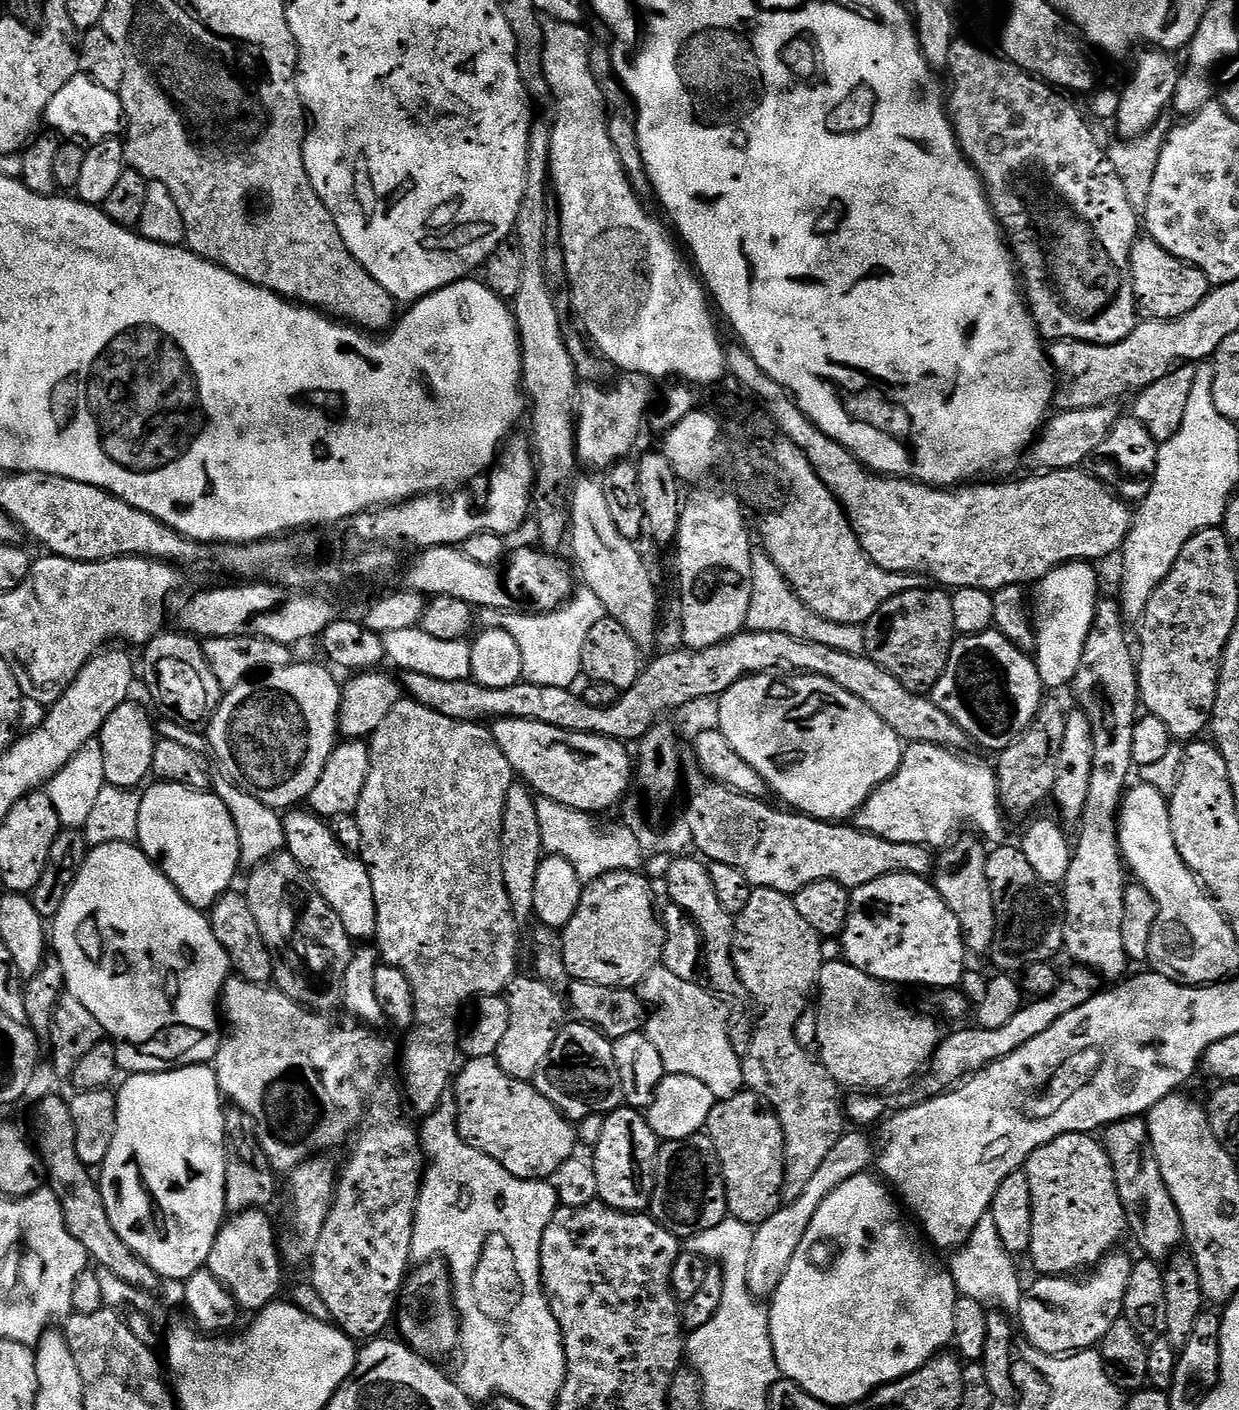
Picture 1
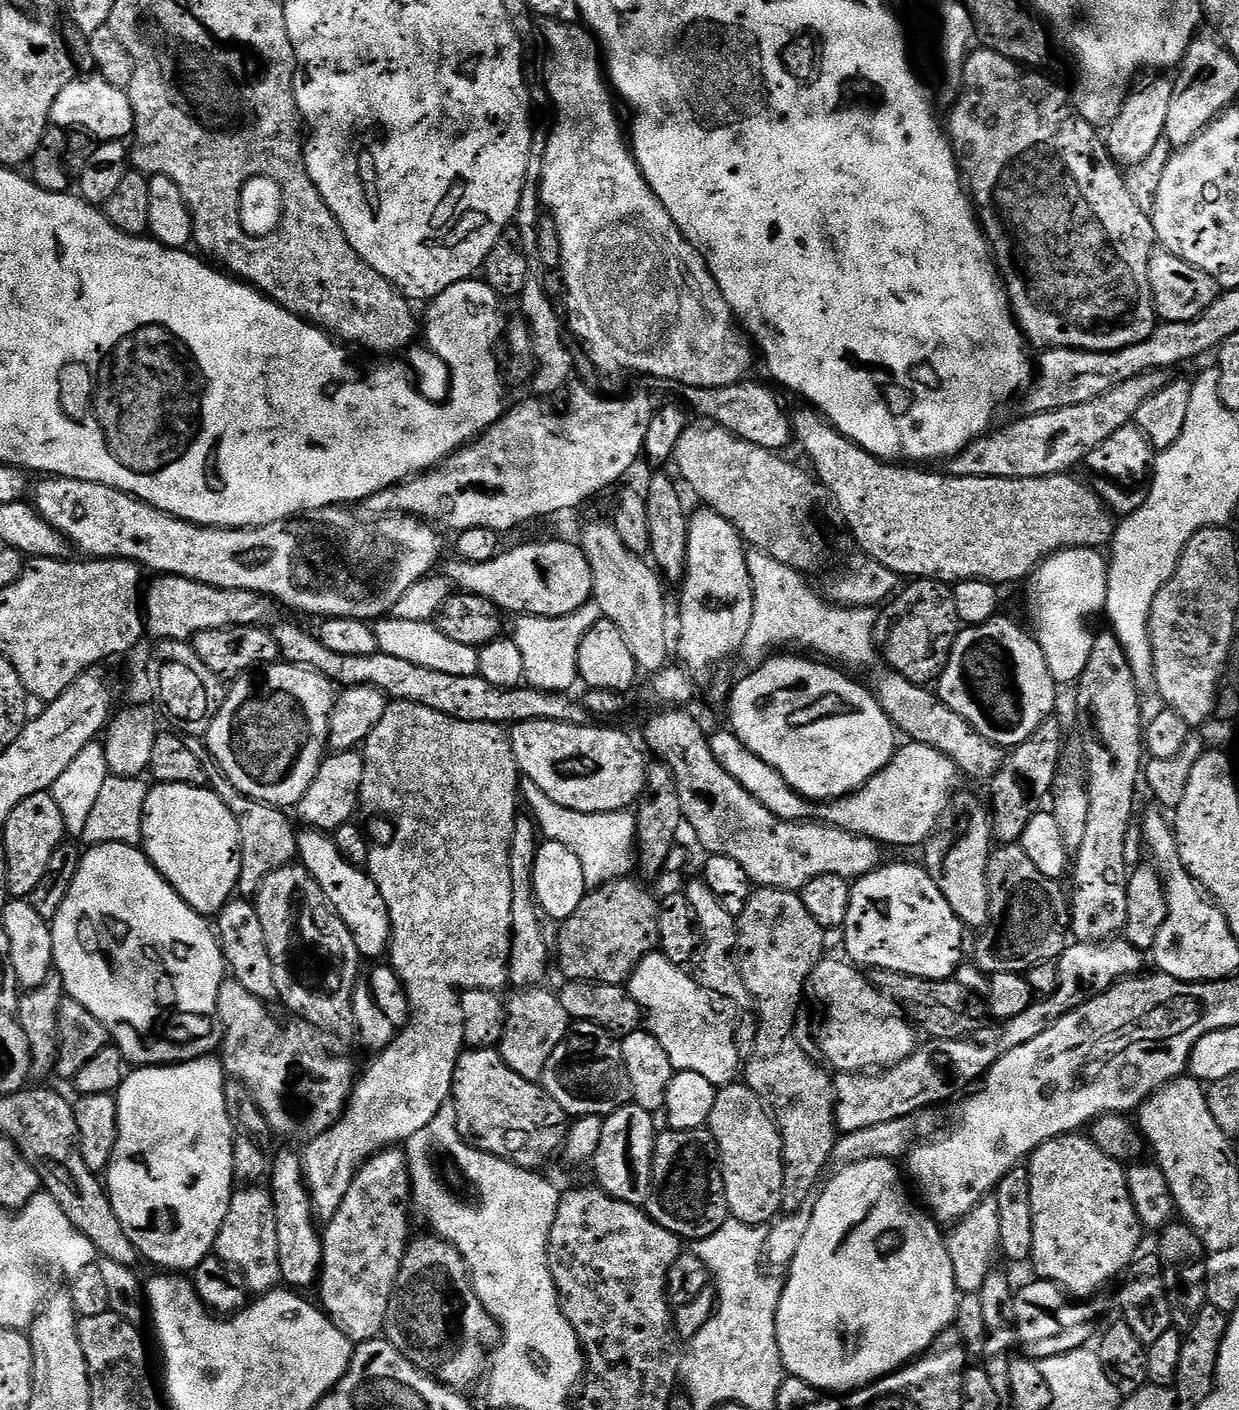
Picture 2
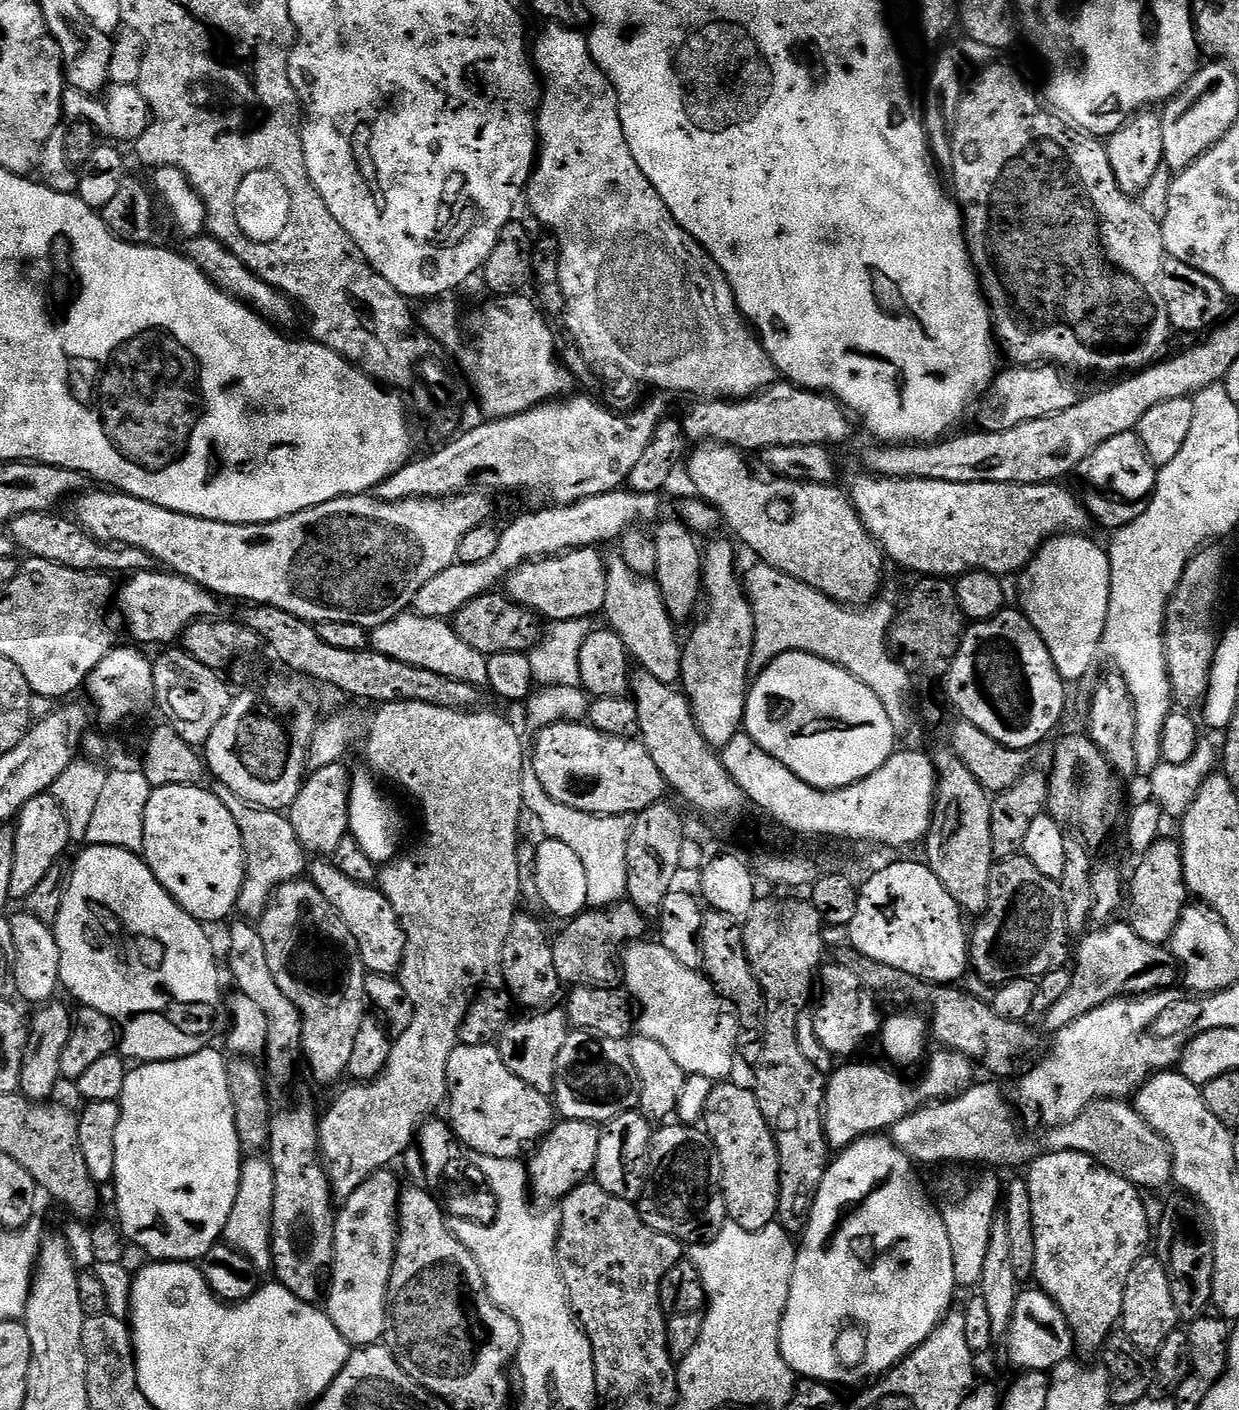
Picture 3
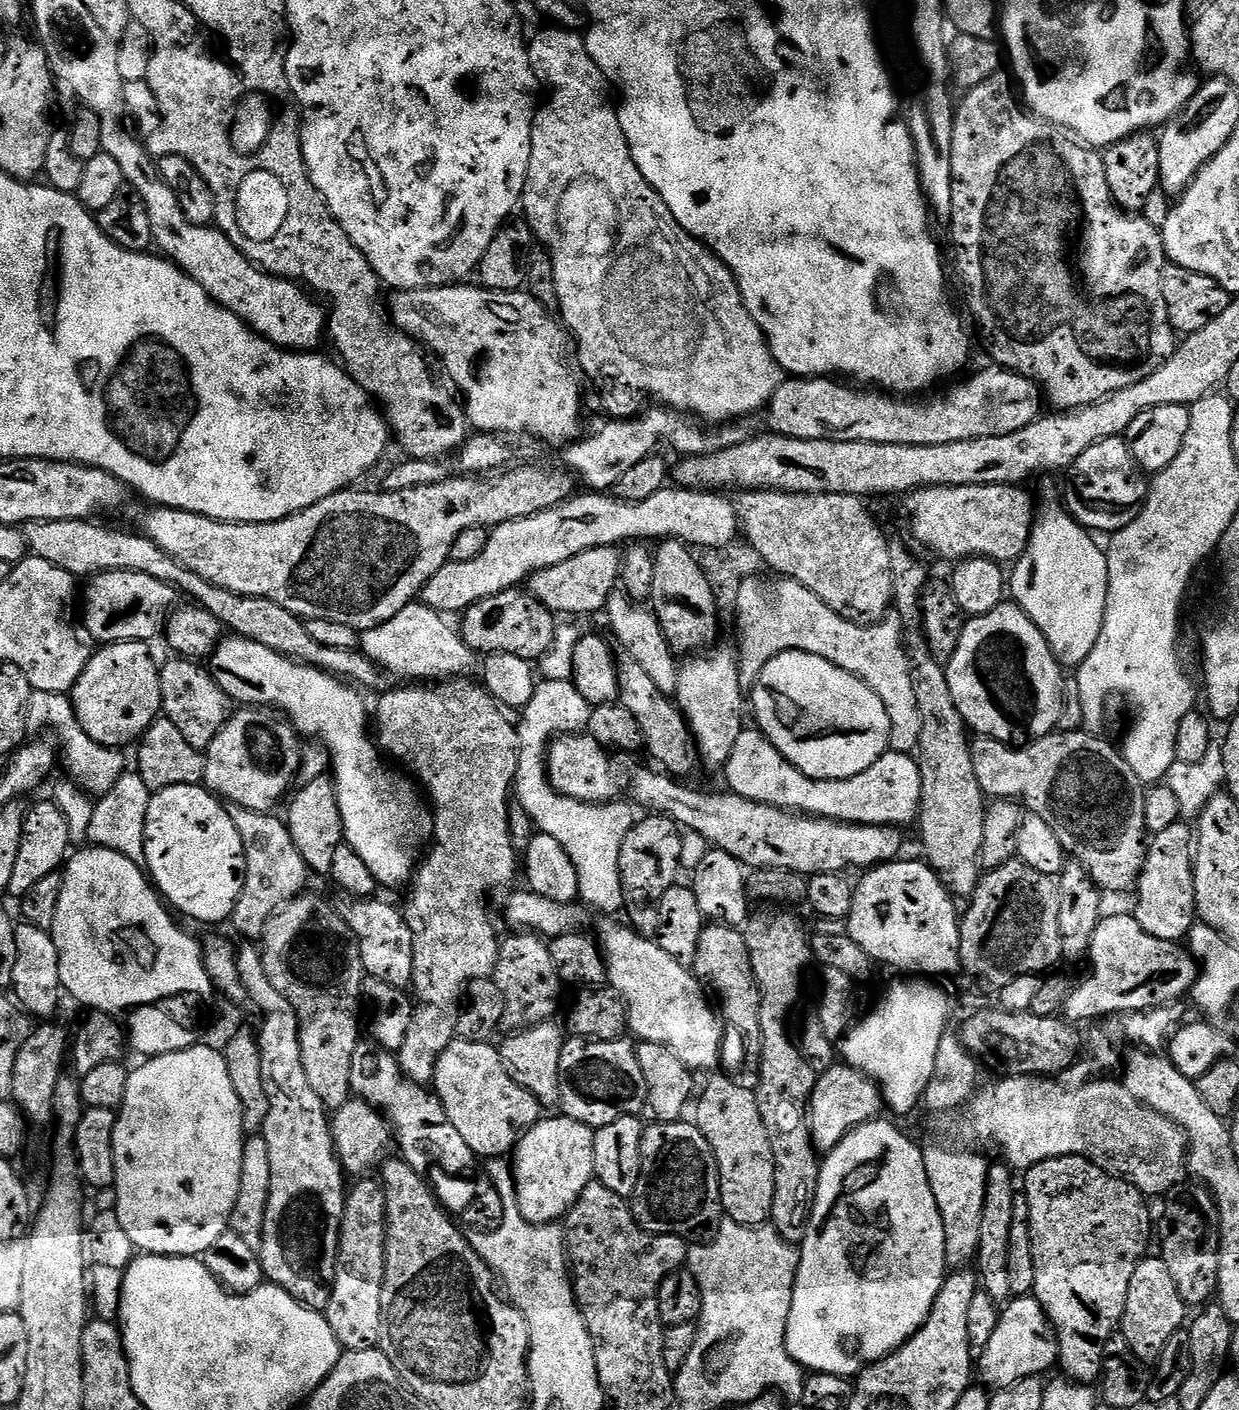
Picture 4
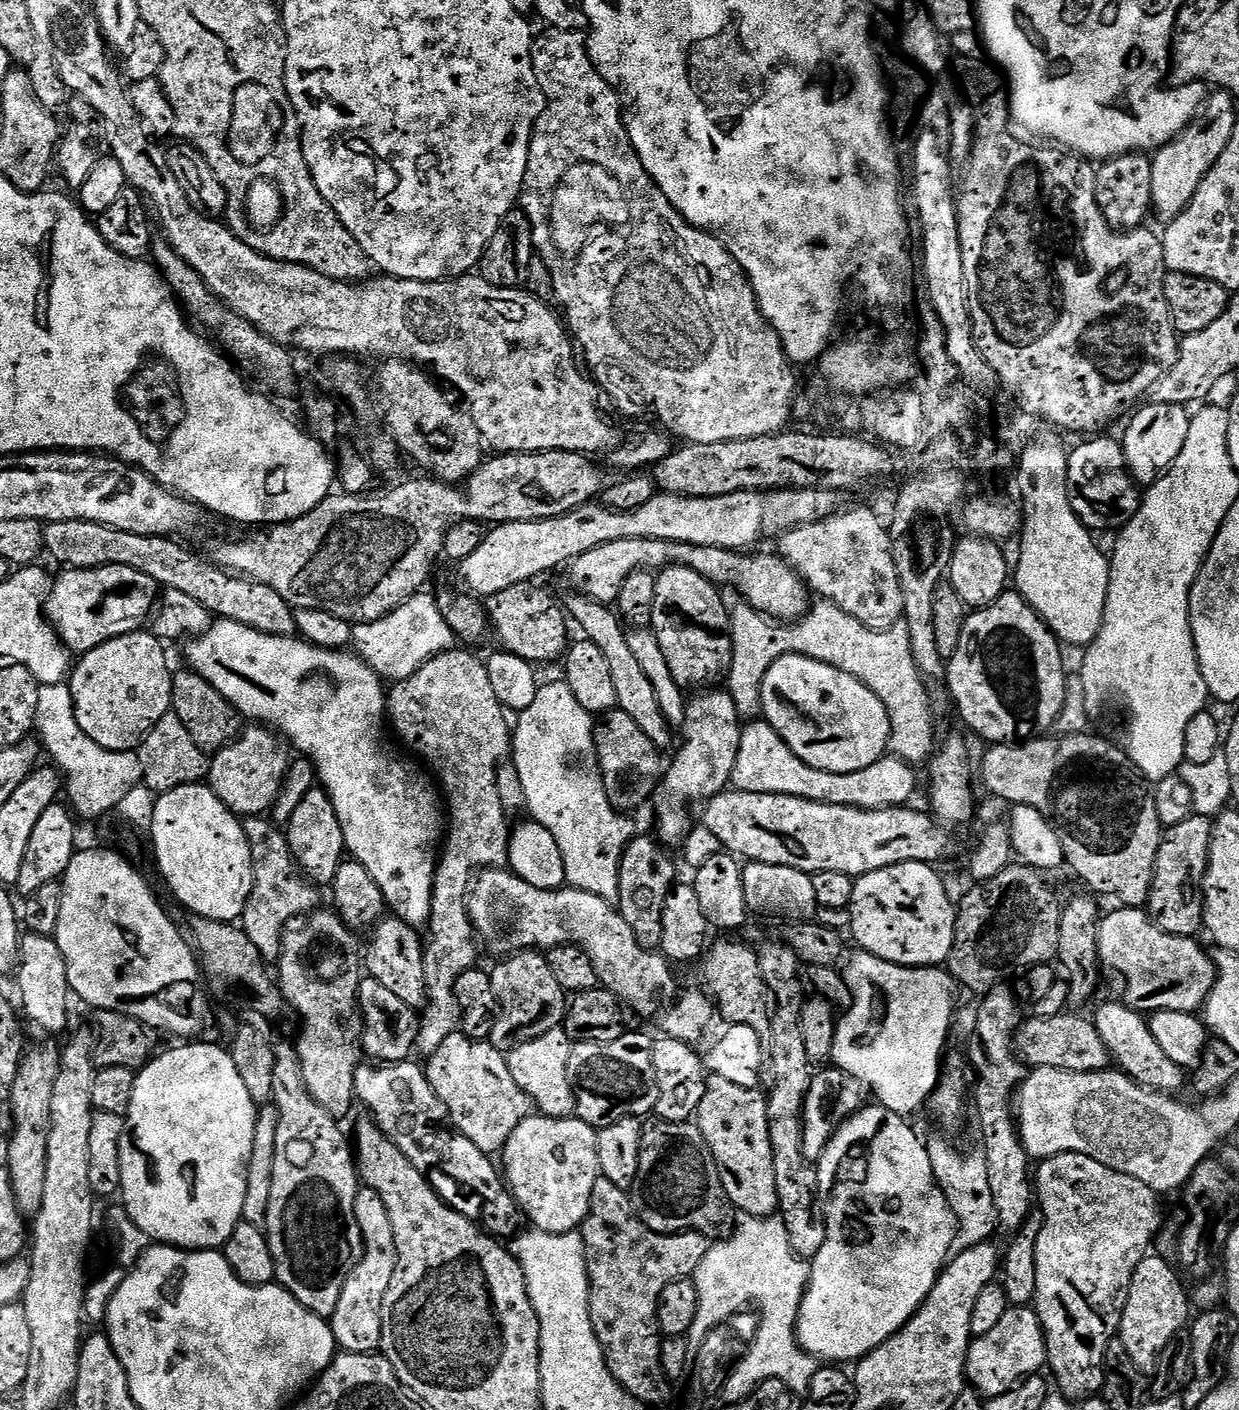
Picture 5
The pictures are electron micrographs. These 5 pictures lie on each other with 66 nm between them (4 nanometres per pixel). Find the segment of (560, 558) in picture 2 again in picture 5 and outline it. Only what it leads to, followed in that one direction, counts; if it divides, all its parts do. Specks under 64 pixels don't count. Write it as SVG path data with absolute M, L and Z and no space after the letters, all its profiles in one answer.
M626 538L618 542L606 542L594 546L594 550L586 550L577 560L571 561L567 569L568 576L572 579L572 584L577 593L581 596L588 596L591 600L596 600L600 604L609 606L615 605L620 599L622 582L630 578L638 570L659 570L667 568L669 564L681 564L698 574L702 574L708 580L717 586L724 584L733 584L740 591L739 599L756 609L763 612L765 616L776 622L796 622L803 617L804 613L810 607L810 589L807 584L801 580L796 571L788 565L785 560L781 560L779 555L772 556L748 556L752 554L741 554L739 551L731 548L715 548L714 546L694 546L693 544L679 544L669 540L651 540L650 538Z

